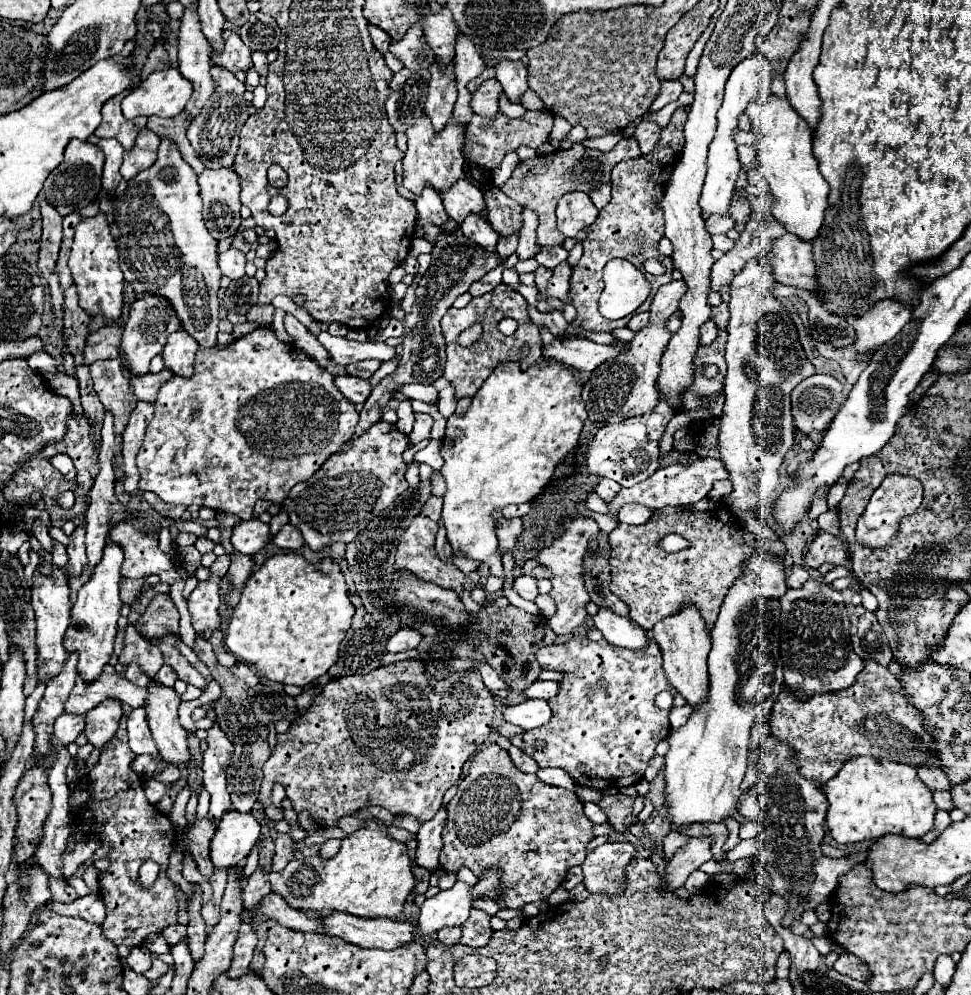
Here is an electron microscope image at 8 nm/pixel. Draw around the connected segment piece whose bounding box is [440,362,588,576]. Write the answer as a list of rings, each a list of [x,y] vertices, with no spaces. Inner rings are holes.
[[[504,362],[496,366],[490,378],[476,392],[470,408],[464,414],[452,414],[448,418],[440,448],[440,454],[444,458],[440,474],[446,480],[442,522],[448,530],[448,540],[454,548],[454,554],[462,552],[474,560],[488,562],[490,572],[494,576],[502,576],[492,510],[504,508],[508,504],[530,502],[548,484],[556,464],[576,446],[584,420],[588,418],[584,402],[580,402],[580,392],[582,384],[576,380],[572,370],[558,362],[536,362],[526,370],[520,370],[518,362]]]

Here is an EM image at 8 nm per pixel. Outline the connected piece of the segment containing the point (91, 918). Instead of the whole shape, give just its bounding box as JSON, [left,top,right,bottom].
[50,892,106,924]

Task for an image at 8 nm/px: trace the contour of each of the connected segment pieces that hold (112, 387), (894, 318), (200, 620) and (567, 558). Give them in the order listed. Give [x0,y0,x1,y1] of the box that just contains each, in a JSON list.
[[90,358,138,436],[854,300,910,360],[188,554,230,640],[536,518,598,634]]

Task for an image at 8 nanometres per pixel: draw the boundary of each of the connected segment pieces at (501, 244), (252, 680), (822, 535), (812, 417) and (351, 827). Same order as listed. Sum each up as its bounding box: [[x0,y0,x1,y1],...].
[[496,234,518,262],[230,662,260,686],[804,532,850,570],[790,374,844,434],[337,816,363,834]]

